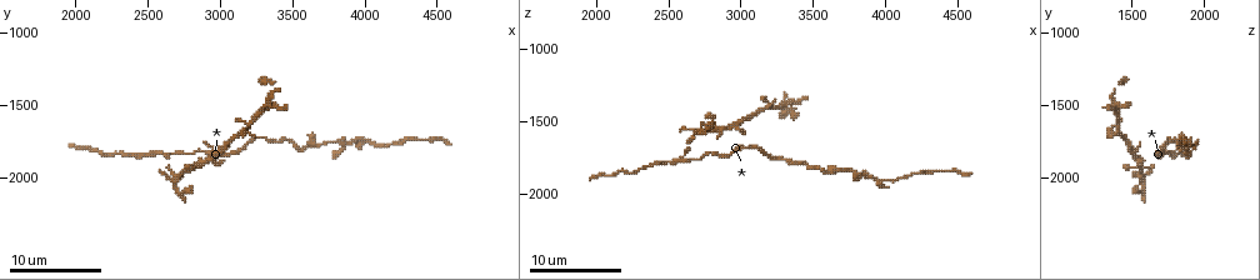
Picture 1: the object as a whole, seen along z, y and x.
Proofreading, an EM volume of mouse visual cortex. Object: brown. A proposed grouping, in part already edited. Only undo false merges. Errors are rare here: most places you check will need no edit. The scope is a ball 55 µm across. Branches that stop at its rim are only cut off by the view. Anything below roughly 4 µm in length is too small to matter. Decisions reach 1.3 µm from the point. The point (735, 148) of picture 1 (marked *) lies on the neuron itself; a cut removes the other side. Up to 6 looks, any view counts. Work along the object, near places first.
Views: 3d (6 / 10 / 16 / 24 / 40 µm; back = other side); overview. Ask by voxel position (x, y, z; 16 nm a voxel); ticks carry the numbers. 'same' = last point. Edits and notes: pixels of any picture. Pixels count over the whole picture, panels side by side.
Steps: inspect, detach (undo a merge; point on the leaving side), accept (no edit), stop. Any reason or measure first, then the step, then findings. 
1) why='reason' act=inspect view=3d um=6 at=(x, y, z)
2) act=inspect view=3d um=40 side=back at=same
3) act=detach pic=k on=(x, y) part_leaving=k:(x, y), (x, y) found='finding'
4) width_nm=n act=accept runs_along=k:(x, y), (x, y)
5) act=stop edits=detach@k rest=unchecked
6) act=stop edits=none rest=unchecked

act=inspect view=3d um=10 at=(2580, 1820, 1760)

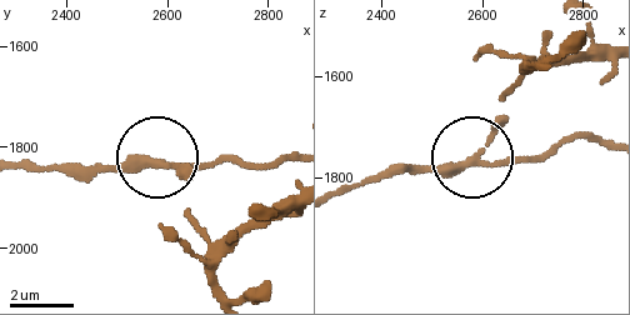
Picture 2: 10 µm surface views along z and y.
act=accept runs_along=2:(603, 143), (570, 135), (529, 159), (456, 159), (371, 175) found='one neuron here'

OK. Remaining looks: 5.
why='two arms in line, one across' act=inspect view=3d um=10 at=(3940, 1760, 1900)

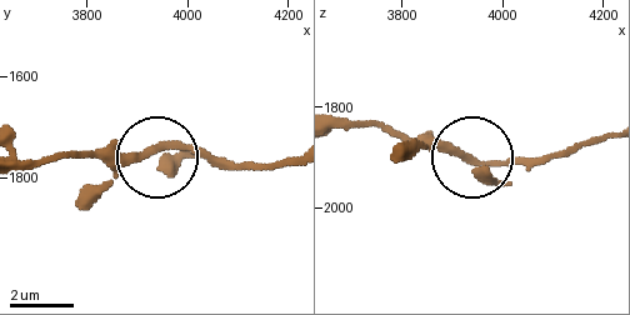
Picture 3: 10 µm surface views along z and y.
why='from behind' act=inspect view=3d um=10 side=back at=(3940, 1740, 1900)

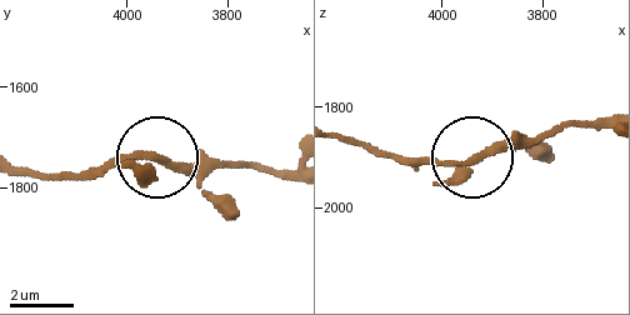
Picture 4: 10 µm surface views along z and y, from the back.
arms=3 act=accept found='continuous, no second neuron'

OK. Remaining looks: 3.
why='sudden change in width' act=inspect view=3d um=10 at=(3560, 1800, 1840)

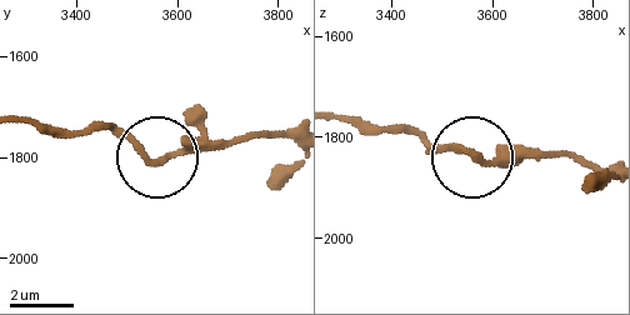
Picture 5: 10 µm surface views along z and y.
act=accept runs_along=5:(341, 119), (399, 126), (479, 159), (573, 159) found='continuous, no second neuron'

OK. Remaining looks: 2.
act=stop edits=none rest=unchecked

